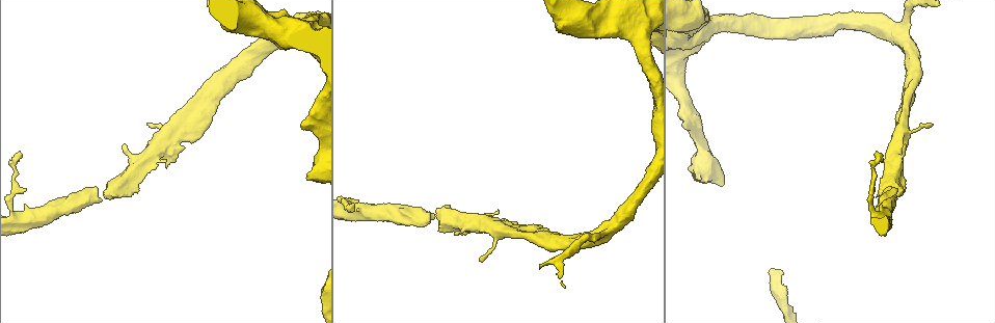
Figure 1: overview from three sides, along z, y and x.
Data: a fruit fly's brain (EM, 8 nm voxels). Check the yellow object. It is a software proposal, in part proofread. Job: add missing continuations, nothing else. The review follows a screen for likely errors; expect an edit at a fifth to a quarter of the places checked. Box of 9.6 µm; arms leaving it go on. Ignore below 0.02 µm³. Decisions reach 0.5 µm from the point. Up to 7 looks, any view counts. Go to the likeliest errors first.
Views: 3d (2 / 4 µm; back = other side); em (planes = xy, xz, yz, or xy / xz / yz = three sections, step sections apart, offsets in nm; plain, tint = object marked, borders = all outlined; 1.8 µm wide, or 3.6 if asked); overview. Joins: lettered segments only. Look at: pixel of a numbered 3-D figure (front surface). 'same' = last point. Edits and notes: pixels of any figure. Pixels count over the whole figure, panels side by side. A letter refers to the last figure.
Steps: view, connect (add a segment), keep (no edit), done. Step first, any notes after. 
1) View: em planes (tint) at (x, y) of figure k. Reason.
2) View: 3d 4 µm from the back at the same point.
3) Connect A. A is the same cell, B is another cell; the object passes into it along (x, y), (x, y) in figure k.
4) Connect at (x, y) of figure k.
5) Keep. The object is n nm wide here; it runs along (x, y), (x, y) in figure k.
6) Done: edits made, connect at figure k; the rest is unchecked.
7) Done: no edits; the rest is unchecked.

View: 3d 2 µm at (432, 217) of figure 1. Stops while still wide.

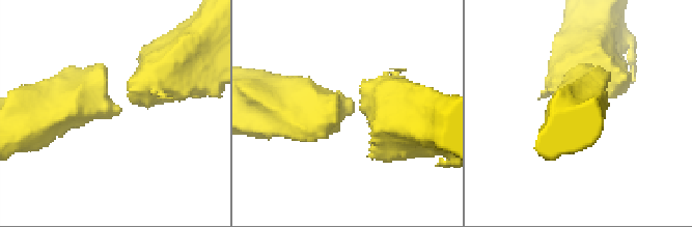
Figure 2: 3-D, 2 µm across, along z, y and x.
View: em 3.6 µm planes (borders) at (348, 109) of figure 2.

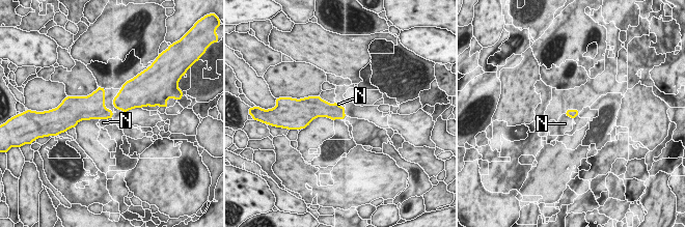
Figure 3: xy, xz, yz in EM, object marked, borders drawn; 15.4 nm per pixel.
Keep. N is another cell; a border runs along (565, 114), (572, 118) in figure 3; no lettered segment goes on from it.

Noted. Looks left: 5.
View: em planes (plain) at (875, 153) of figure 1. Free end.

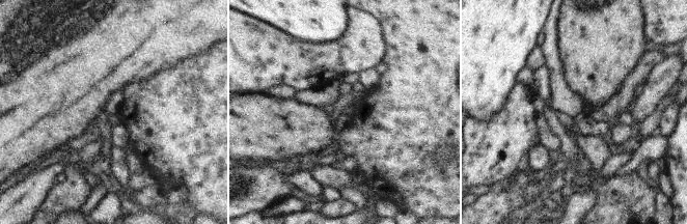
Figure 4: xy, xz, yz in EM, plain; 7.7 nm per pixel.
View: em planes (borders) at the same point.

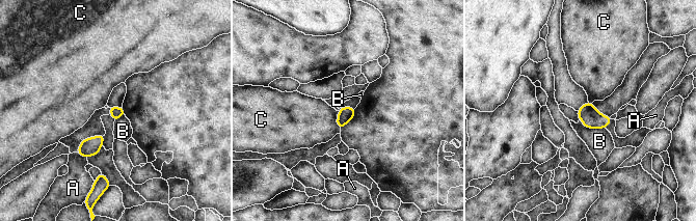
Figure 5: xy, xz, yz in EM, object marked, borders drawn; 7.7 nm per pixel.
Keep. The longest contact is with B, 220 nm; A, B and C are other cells; a border runs along (580, 118), (586, 127), (605, 128) in figure 5; no lettered segment goes on from it.

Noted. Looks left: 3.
View: em planes (borders) at (302, 123) of figure 1. Thick end.

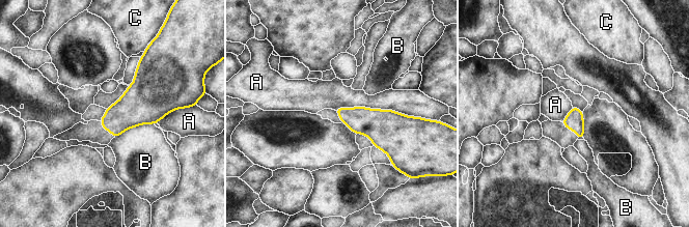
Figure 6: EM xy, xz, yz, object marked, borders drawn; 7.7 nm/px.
Keep. A, B and C are other cells; a border runs along (335, 109), (390, 109), (413, 117) in figure 6; none of them fits.

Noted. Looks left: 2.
Done: no edits; the rest is unchecked.

